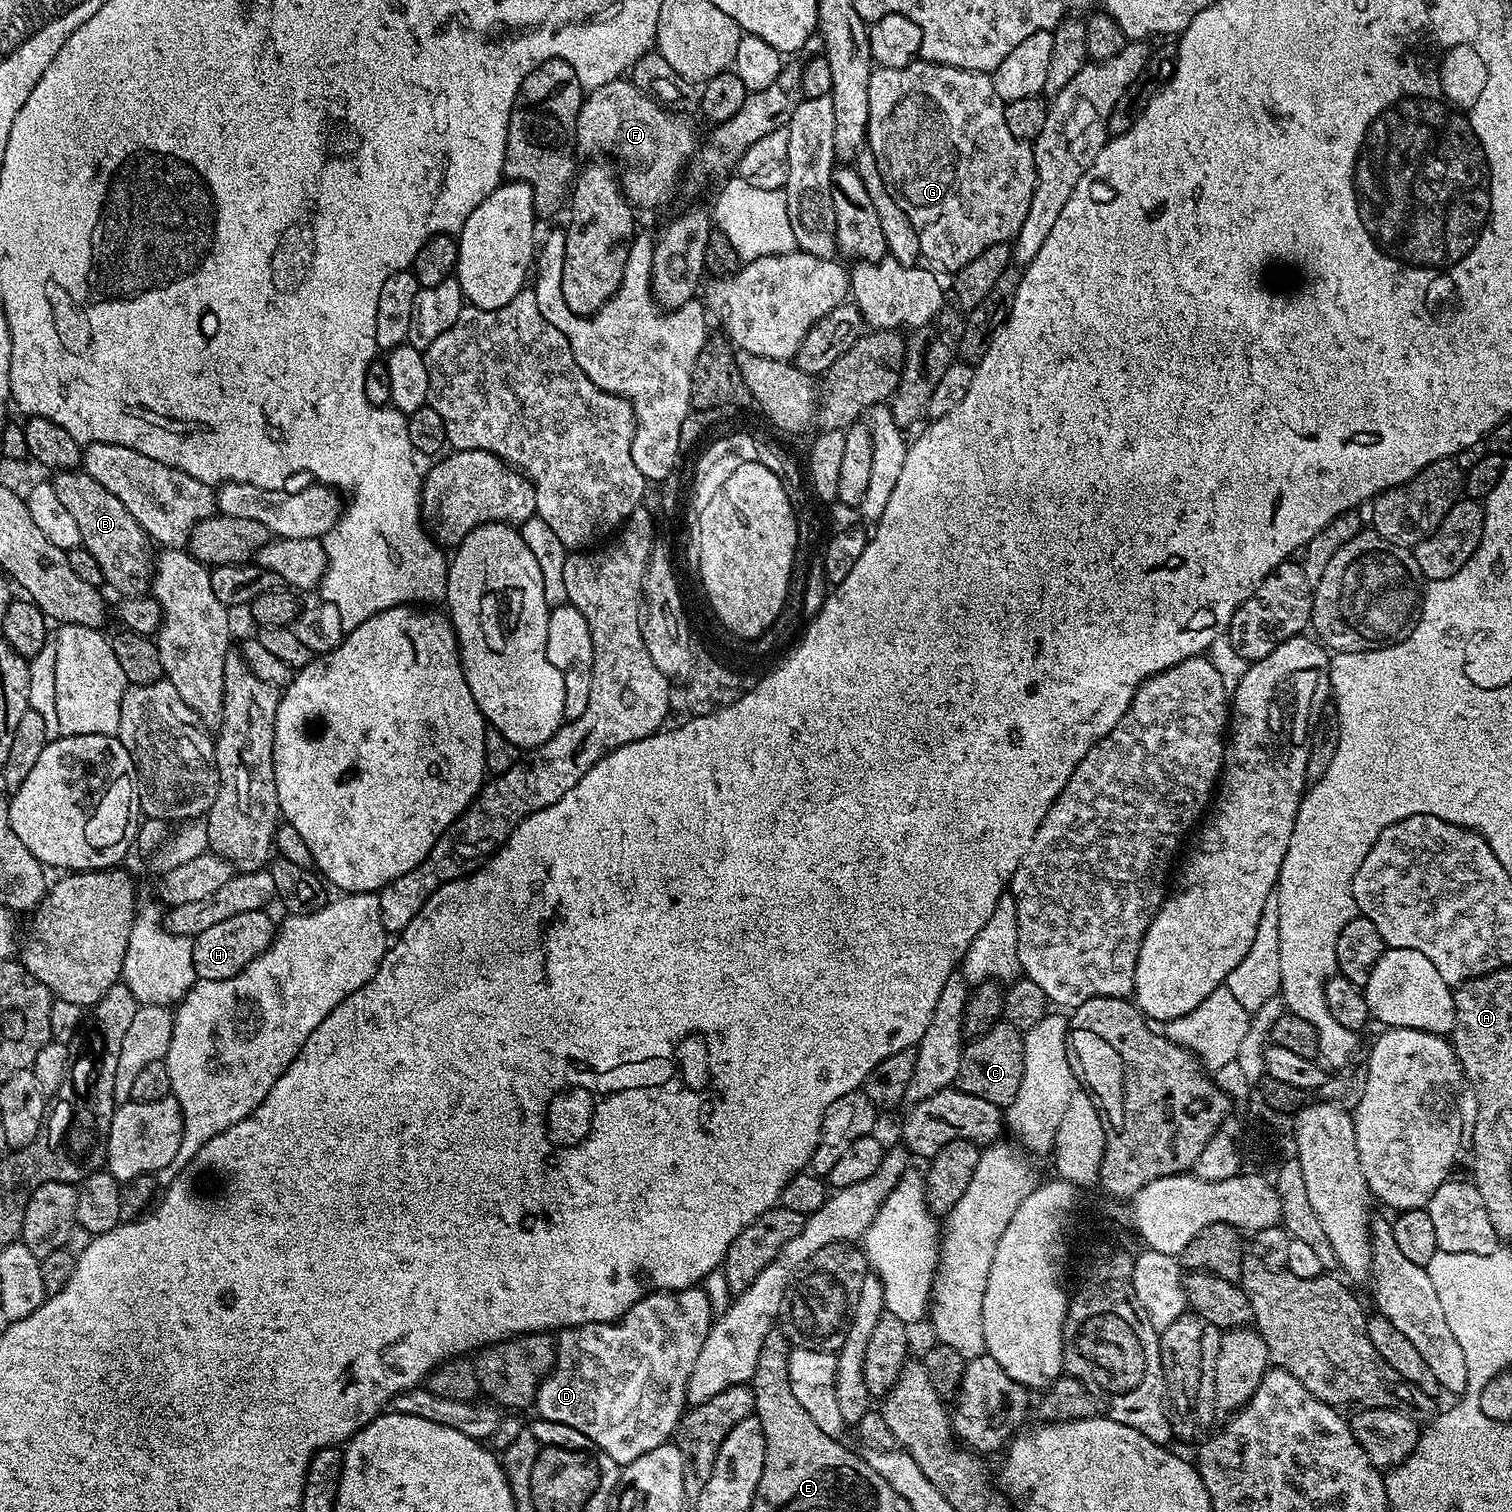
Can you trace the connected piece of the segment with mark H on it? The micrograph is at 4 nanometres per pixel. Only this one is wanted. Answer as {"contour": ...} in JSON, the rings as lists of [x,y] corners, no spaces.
{"contour":[[[264,910],[234,914],[234,918],[226,918],[226,922],[218,922],[194,937],[192,940],[193,964],[197,981],[234,978],[254,957],[267,952],[278,931],[277,925],[275,923],[272,925],[268,914]]]}

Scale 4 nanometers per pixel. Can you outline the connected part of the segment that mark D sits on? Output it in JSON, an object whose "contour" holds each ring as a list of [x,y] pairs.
{"contour":[[[703,1287],[683,1288],[677,1292],[650,1292],[643,1296],[630,1310],[626,1310],[624,1316],[619,1316],[617,1320],[602,1322],[601,1324],[579,1324],[573,1328],[565,1328],[555,1337],[556,1361],[552,1371],[544,1377],[540,1384],[540,1389],[536,1391],[534,1408],[539,1419],[558,1422],[562,1426],[570,1426],[570,1430],[578,1430],[578,1434],[586,1434],[594,1446],[598,1446],[618,1465],[634,1462],[634,1458],[642,1458],[642,1454],[650,1454],[650,1450],[658,1450],[658,1446],[669,1443],[673,1439],[674,1429],[680,1423],[681,1416],[686,1411],[686,1401],[688,1398],[688,1379],[694,1370],[694,1362],[698,1350],[702,1350],[702,1342],[706,1342],[706,1334],[712,1327],[714,1319],[714,1307],[704,1292]]]}

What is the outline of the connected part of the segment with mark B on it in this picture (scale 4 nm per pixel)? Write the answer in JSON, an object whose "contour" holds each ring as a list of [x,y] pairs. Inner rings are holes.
{"contour":[[[83,470],[58,472],[51,477],[51,484],[67,512],[75,519],[80,531],[81,545],[94,554],[98,566],[102,566],[104,584],[120,592],[121,597],[142,596],[149,591],[154,575],[154,551],[148,535],[138,526],[134,514]]]}

